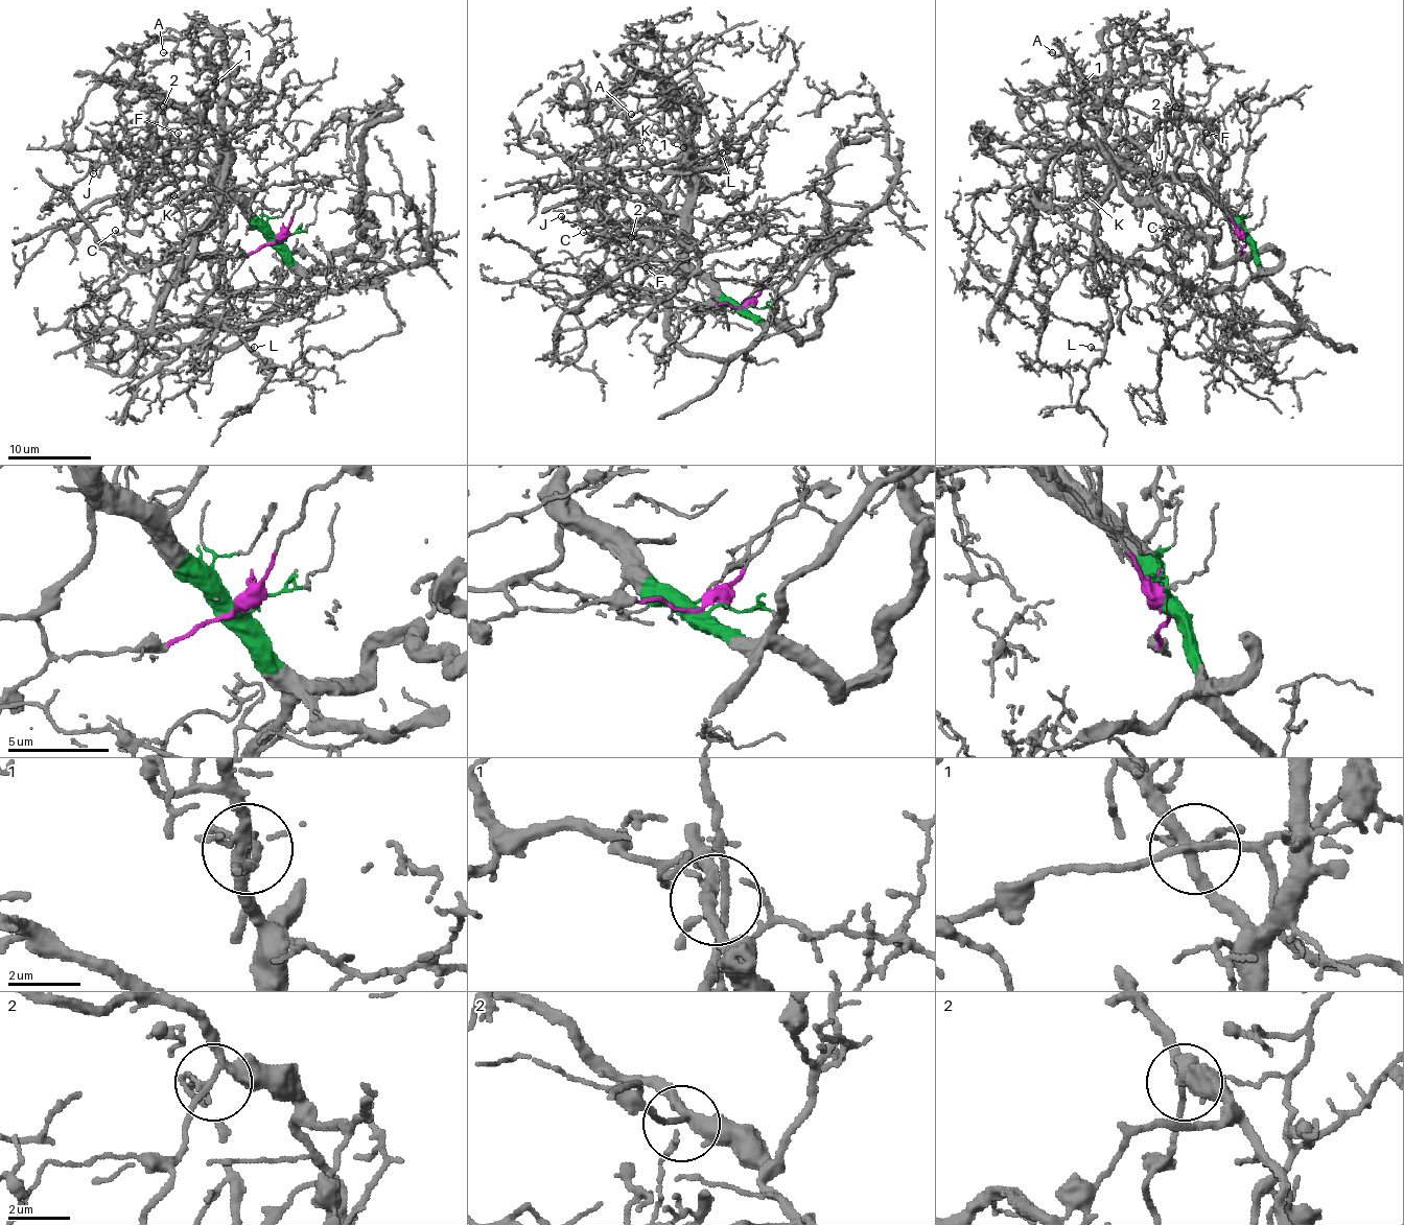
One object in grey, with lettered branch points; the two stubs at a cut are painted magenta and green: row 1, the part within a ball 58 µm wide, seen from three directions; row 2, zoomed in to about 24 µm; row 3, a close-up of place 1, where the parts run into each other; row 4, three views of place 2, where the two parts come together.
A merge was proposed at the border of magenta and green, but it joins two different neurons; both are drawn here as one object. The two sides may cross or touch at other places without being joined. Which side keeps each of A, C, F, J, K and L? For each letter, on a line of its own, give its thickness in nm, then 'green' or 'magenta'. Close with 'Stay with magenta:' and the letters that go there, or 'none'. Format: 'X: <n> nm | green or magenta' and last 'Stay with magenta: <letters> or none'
A: 70 nm | green
C: 80 nm | green
F: 120 nm | magenta
J: 90 nm | magenta
K: 110 nm | green
L: 140 nm | green
Stay with magenta: F, J

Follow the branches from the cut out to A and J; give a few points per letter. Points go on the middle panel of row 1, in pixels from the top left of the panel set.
A: (744, 308), (725, 298), (689, 262), (689, 164), (683, 143), (664, 139), (639, 110), (631, 114)
J: (744, 308), (671, 308), (667, 296), (685, 285), (685, 273), (675, 273), (633, 235), (561, 216)

